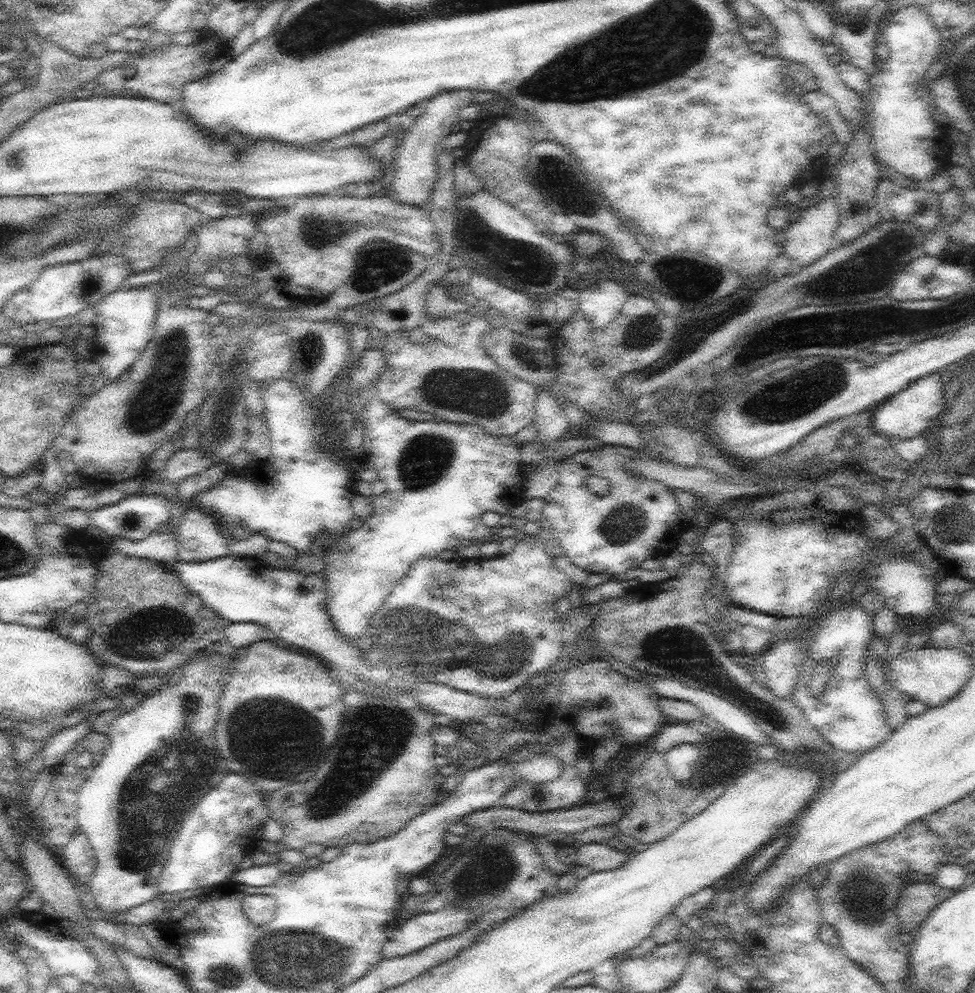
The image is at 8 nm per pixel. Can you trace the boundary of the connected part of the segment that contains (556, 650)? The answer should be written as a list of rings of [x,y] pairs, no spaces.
[[[522,535],[518,537],[518,544],[511,550],[510,554],[501,554],[497,558],[482,559],[481,557],[465,559],[464,557],[456,556],[452,560],[442,561],[440,558],[422,558],[420,561],[416,561],[413,567],[405,574],[400,582],[394,587],[394,590],[389,594],[386,602],[373,614],[371,618],[371,624],[374,626],[374,632],[370,632],[370,628],[367,630],[367,634],[370,634],[370,638],[374,640],[374,650],[376,650],[376,657],[379,658],[378,666],[386,666],[386,654],[390,656],[390,668],[392,672],[396,670],[396,676],[400,676],[398,672],[406,672],[406,678],[408,674],[414,676],[414,680],[418,678],[421,682],[434,682],[441,685],[451,686],[455,690],[462,690],[466,693],[478,694],[482,698],[498,698],[498,699],[510,699],[514,697],[514,693],[520,690],[532,677],[538,676],[543,670],[552,668],[562,657],[561,654],[564,650],[563,645],[563,620],[558,620],[556,615],[556,602],[562,598],[562,596],[568,596],[573,588],[578,588],[581,596],[585,599],[584,602],[588,604],[603,603],[613,598],[621,597],[625,595],[630,589],[636,588],[642,584],[640,579],[635,578],[624,581],[608,581],[599,584],[595,587],[588,587],[585,583],[577,585],[570,579],[570,576],[566,575],[564,571],[557,568],[554,565],[554,557],[552,554],[548,554],[544,548],[544,544],[539,535],[530,537],[530,535]]]

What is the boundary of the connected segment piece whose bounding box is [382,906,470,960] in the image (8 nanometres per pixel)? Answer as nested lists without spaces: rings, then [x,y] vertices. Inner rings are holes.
[[[446,906],[432,914],[416,916],[408,920],[398,930],[398,934],[392,936],[392,940],[386,942],[386,946],[382,949],[382,958],[392,960],[392,958],[409,956],[443,938],[468,930],[468,926],[470,926],[468,908],[456,910],[454,906]]]

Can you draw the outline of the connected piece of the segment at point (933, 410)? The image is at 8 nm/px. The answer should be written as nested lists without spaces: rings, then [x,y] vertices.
[[[936,371],[910,382],[904,390],[887,398],[886,402],[874,409],[873,426],[876,432],[889,438],[902,438],[902,440],[925,435],[924,432],[929,433],[934,421],[943,415],[949,405],[944,398],[946,391],[942,384],[944,382],[940,382],[940,372]]]

